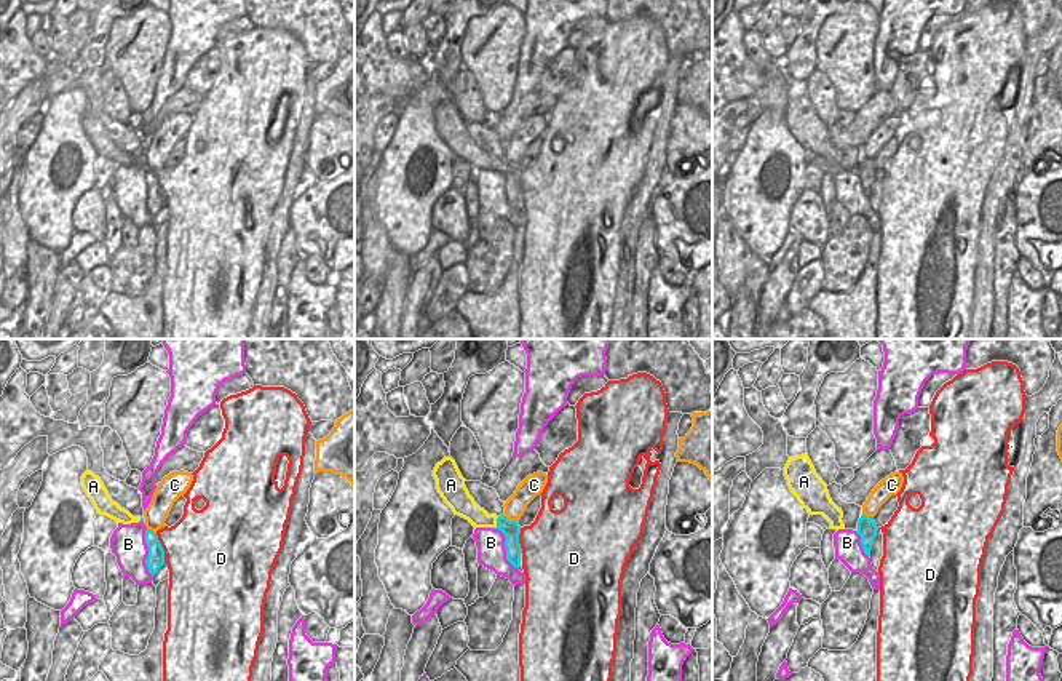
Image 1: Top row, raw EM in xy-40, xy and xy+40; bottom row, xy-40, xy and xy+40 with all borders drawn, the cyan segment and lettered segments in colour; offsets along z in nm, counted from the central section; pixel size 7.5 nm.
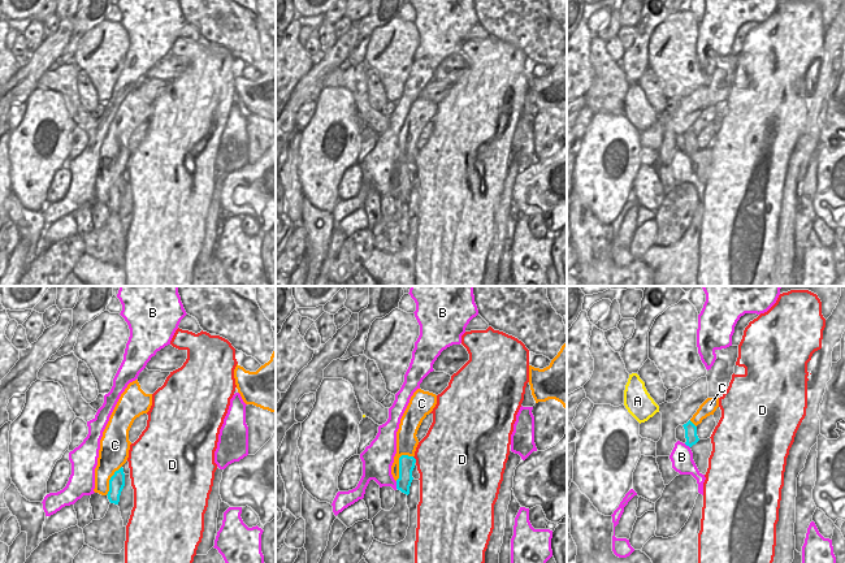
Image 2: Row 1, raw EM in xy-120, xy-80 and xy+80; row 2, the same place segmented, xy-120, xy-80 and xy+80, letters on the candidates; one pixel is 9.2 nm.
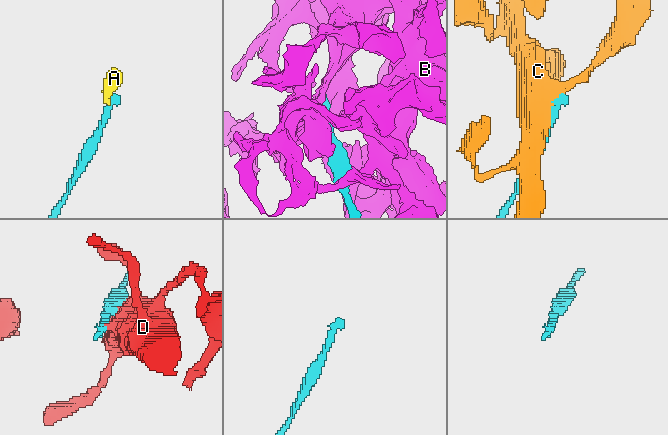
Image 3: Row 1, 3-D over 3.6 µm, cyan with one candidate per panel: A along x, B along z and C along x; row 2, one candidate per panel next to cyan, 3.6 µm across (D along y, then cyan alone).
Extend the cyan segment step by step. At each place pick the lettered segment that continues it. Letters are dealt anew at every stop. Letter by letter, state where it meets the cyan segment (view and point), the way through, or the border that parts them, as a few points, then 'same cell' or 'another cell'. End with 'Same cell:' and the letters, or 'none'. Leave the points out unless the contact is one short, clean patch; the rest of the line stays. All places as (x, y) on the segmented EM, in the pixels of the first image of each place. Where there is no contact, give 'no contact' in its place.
A: xy (497, 523) | along xy (499, 517), (494, 528) | another cell
B: xy (505, 545) | another cell
C: xy (508, 520) | another cell
D: xy-40 (162, 549) | another cell
Same cell: none

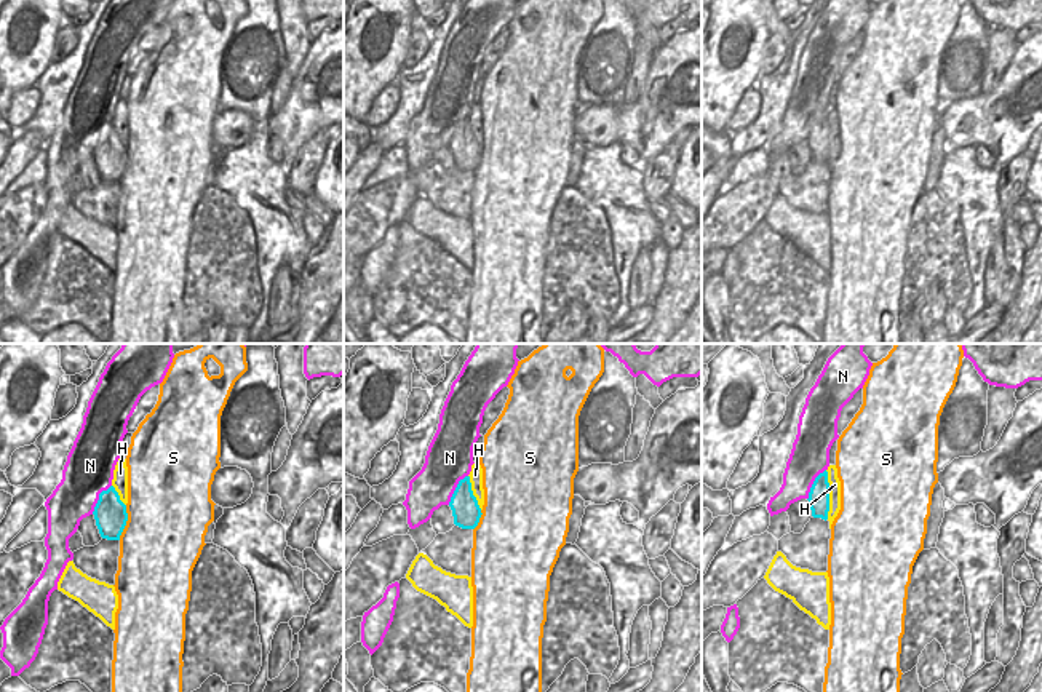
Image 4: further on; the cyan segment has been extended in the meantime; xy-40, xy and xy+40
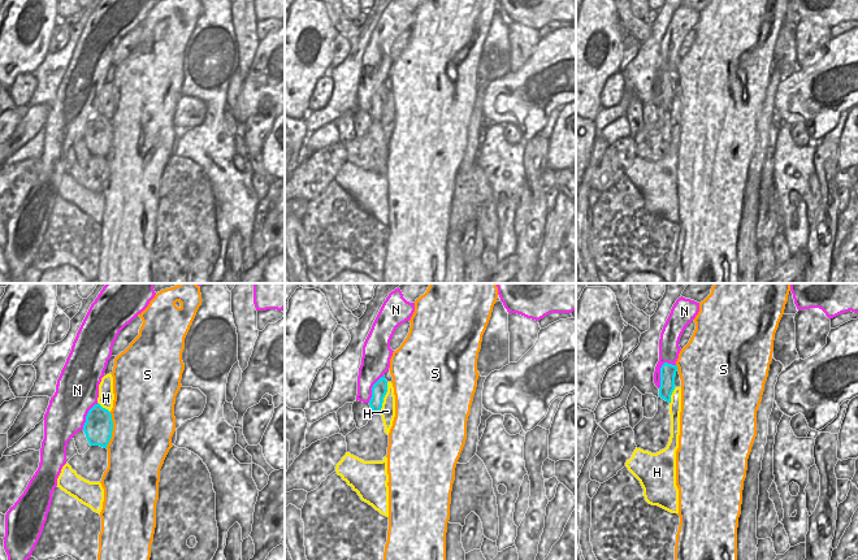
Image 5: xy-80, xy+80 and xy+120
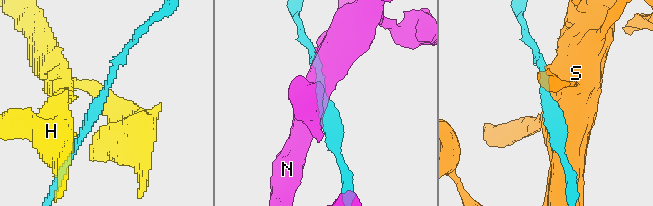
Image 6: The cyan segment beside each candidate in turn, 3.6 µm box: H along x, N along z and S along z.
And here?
H: xy+40 (828, 494) | another cell
N: xy-40 (99, 499) | another cell
S: xy-40 (125, 523) | another cell
Same cell: none

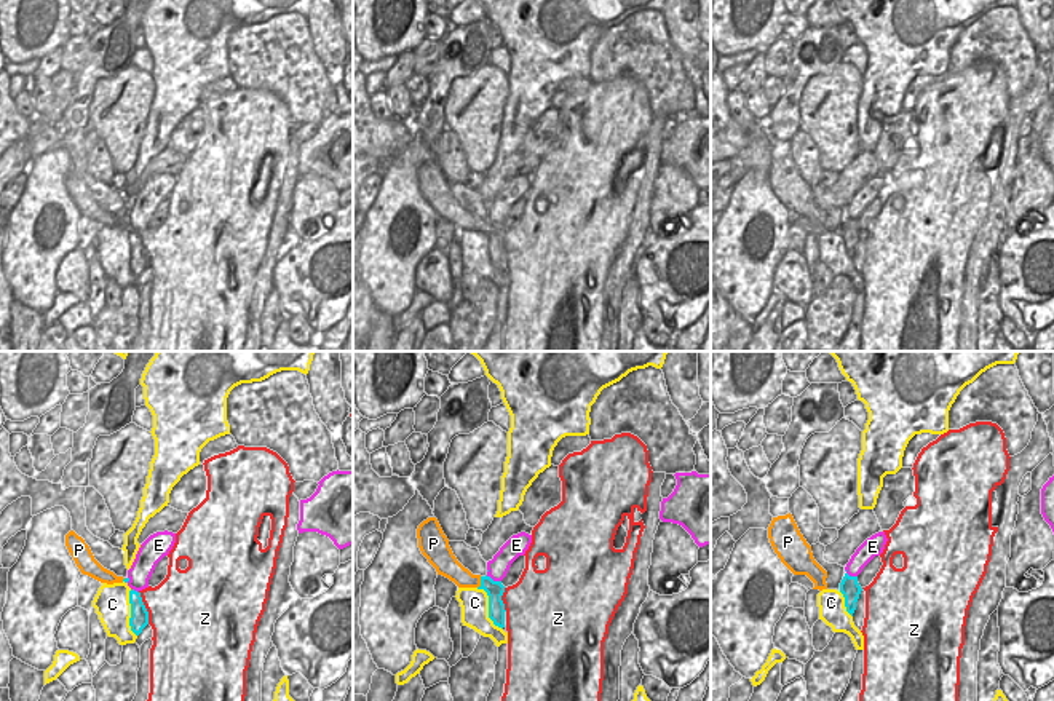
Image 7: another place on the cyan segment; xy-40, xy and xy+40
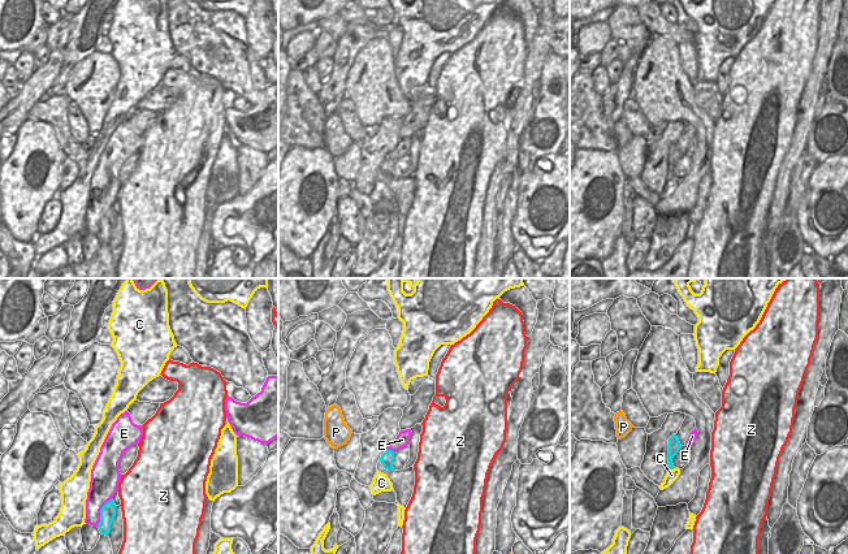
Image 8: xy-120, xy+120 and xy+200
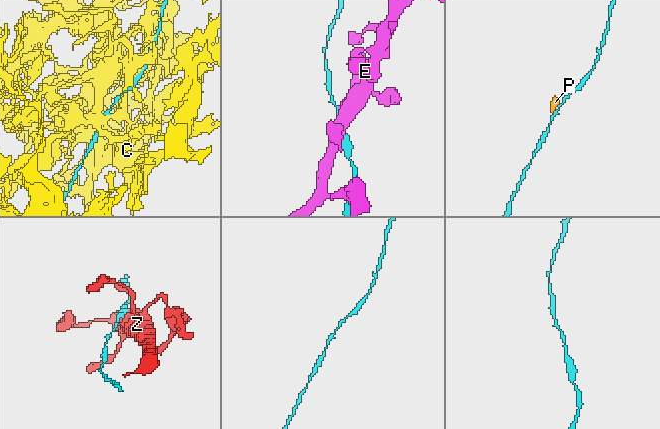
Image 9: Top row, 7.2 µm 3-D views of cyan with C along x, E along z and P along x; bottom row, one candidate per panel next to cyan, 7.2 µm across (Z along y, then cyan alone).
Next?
C: xy (489, 607) | another cell
E: xy (492, 580) | another cell
P: xy (481, 583) | along xy (481, 577), (478, 588) | another cell
Z: xy-40 (144, 607) | another cell
Same cell: none

